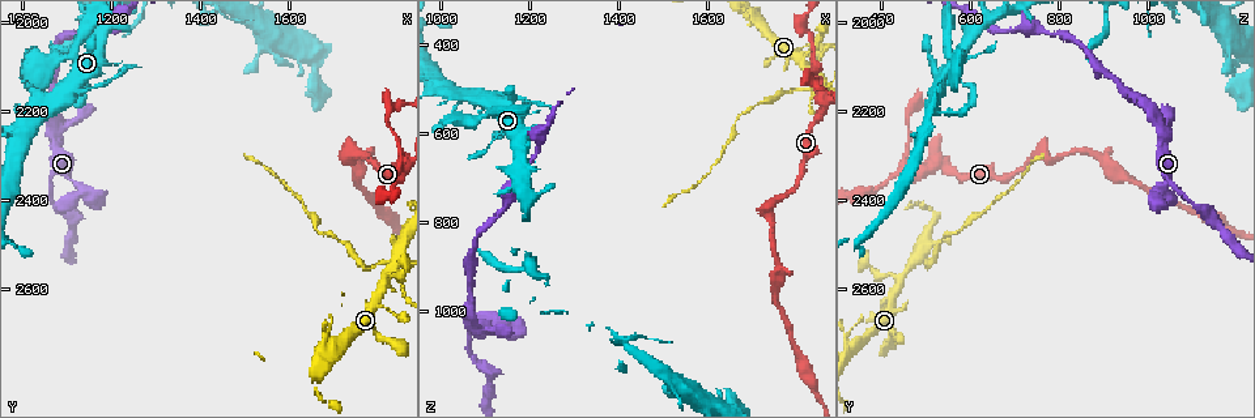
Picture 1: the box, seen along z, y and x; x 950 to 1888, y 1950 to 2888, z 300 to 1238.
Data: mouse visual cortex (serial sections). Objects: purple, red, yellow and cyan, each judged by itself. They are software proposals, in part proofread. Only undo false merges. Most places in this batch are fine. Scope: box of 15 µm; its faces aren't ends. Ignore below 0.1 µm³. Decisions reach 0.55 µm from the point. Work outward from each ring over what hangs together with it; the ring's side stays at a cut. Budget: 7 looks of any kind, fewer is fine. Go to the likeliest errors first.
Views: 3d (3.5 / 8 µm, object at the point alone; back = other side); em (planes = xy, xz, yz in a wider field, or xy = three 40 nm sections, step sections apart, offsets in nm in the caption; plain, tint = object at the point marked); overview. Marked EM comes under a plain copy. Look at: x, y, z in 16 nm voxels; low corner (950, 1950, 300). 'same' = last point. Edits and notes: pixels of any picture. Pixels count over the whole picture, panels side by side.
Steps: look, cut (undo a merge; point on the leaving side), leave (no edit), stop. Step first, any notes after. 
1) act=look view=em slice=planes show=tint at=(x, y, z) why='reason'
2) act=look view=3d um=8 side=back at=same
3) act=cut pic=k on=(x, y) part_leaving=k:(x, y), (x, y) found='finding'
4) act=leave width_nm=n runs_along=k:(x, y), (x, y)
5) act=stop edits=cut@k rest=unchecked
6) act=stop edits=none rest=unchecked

act=look view=3d um=3.5 at=(1810, 2570, 445) why='abrupt turn'

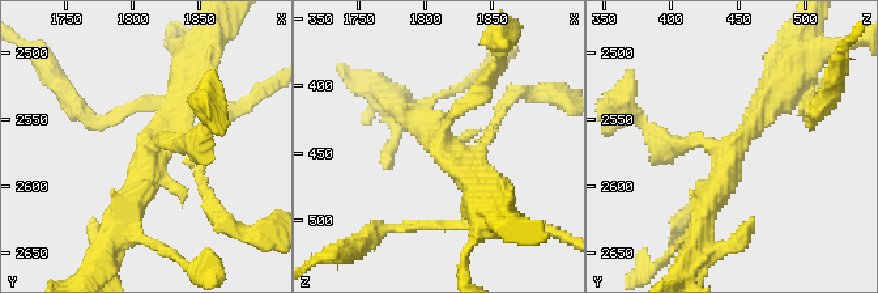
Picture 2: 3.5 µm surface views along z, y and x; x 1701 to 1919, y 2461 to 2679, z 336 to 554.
act=look view=em slice=xy step=5 show=tint at=(1812, 2576, 444) why='need the tissue'

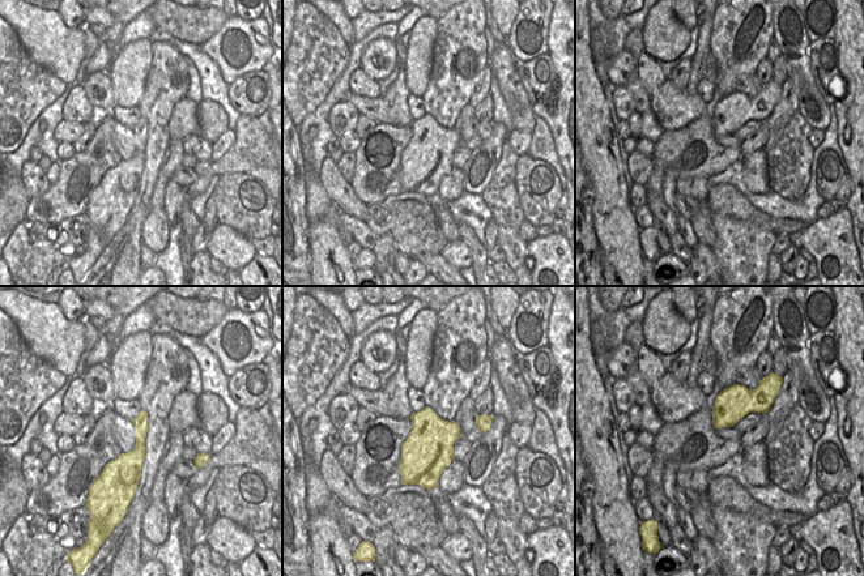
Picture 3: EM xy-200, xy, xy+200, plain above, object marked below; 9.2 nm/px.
act=leave runs_along=2:(703, 225), (729, 153), (783, 93) found='one cell here'

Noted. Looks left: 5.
act=look view=3d um=8 at=(1845, 2335, 450) why='three arms meet'

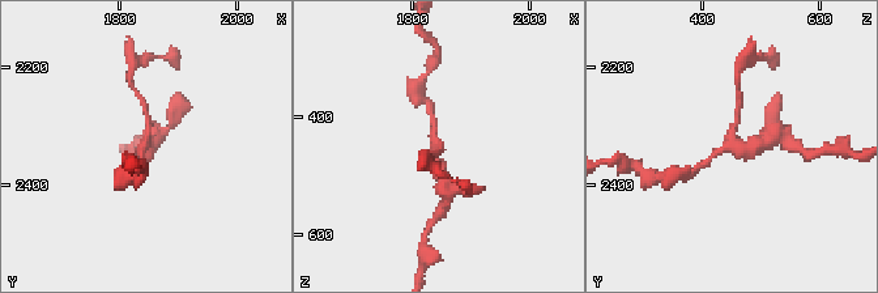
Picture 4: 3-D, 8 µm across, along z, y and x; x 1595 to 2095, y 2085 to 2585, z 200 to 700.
act=look view=em slice=xy step=3 show=tint at=(1845, 2335, 455) arms=3 arm_widths_nm=200,200,300 why='need the tissue'

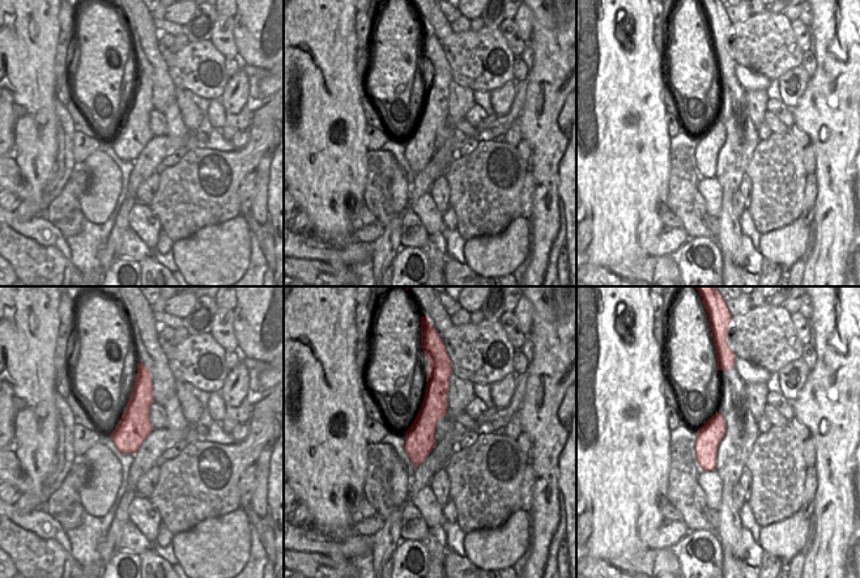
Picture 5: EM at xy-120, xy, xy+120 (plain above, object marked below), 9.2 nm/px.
act=leave runs_along=5:(438, 377), (416, 460) found='all the same cell'

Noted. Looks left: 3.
act=look view=3d um=8 at=(1745, 2295, 815) why='abrupt turn'

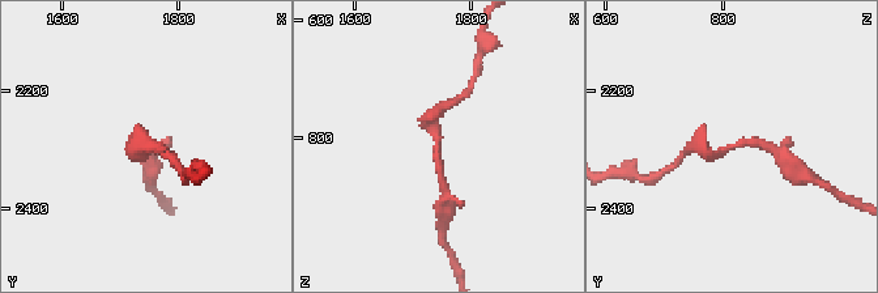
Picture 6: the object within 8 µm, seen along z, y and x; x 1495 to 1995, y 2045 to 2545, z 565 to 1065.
act=look view=3d um=3.5 at=(1740, 2300, 820) why='closer look'

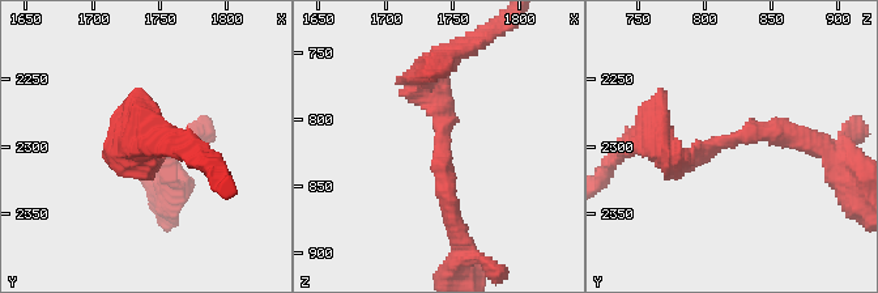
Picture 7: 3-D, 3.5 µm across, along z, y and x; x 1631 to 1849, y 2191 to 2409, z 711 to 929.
act=look view=em slice=planes show=tint at=(1744, 2294, 816) arm_widths_nm=200,350 why='shape alone is not enough'

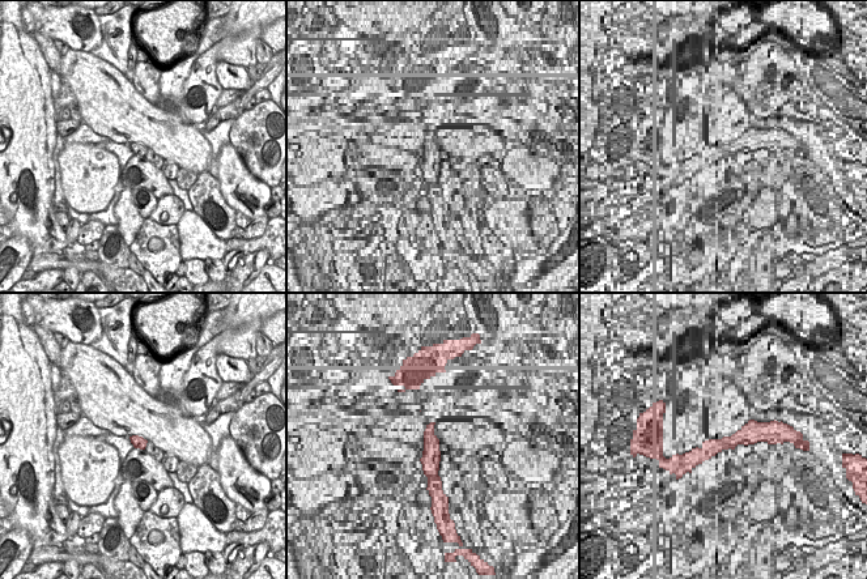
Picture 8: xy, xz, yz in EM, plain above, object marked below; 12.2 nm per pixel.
act=leave runs_along=7:(431, 67), (451, 221) found='one cell here'

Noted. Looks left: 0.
act=stop edits=none rest=unchecked

